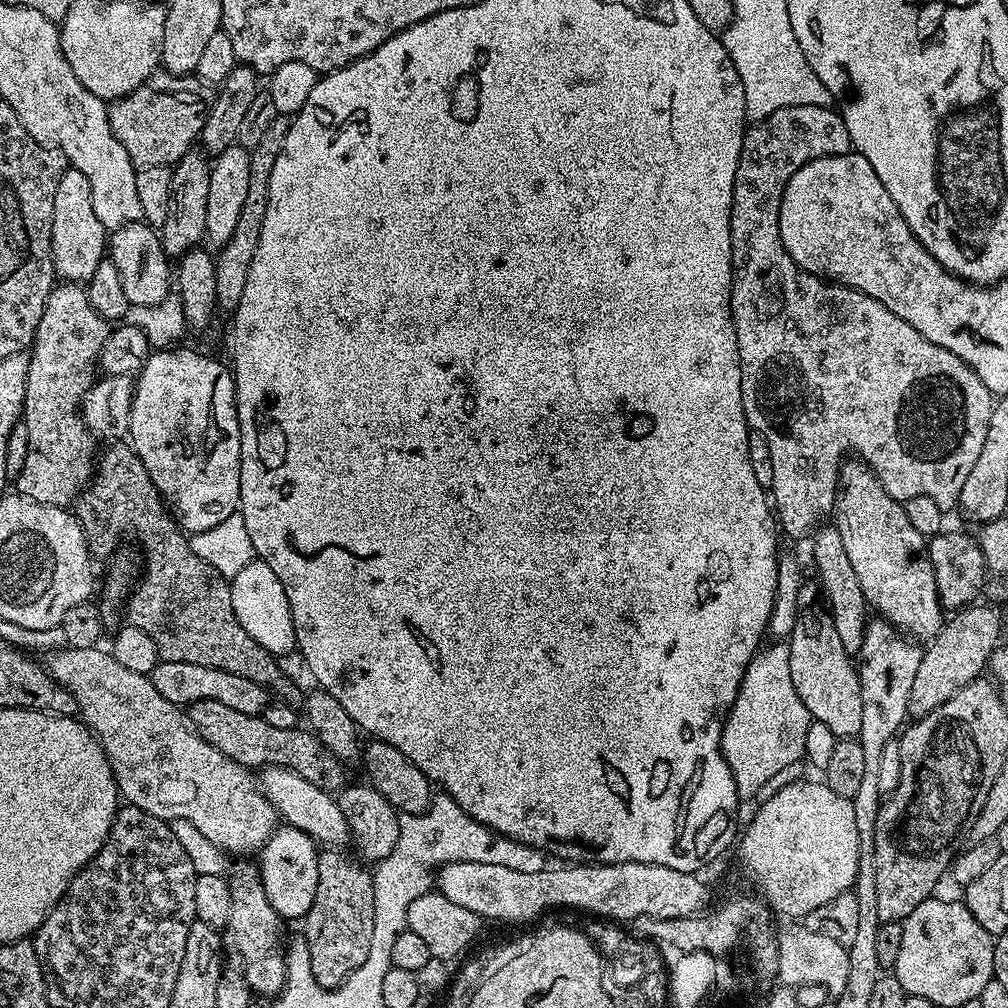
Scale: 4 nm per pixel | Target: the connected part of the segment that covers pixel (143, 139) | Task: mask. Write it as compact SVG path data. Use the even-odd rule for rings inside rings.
M157 70L142 82L142 86L109 107L110 130L114 130L114 138L126 146L126 154L130 154L137 168L171 166L193 151L209 107L210 88L199 76L175 76L168 71Z

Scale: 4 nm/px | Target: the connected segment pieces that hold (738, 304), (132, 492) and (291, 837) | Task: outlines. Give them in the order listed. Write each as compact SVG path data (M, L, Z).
M786 106L782 110L774 110L764 120L755 121L745 131L742 142L742 154L736 167L736 177L732 187L732 213L730 214L730 238L732 239L732 325L736 331L736 345L740 355L742 370L742 406L748 419L748 427L766 440L770 450L771 465L774 468L773 484L770 489L770 500L774 505L774 516L779 527L788 536L800 540L804 535L815 533L825 523L824 520L833 515L838 495L838 477L840 465L845 463L847 452L857 452L859 459L868 465L882 482L886 494L890 494L901 502L910 498L925 496L934 498L938 506L945 510L955 509L960 502L962 486L970 475L974 462L978 462L978 454L982 454L982 445L986 442L986 430L990 430L990 414L994 397L990 390L978 378L978 374L962 358L958 358L950 350L930 342L910 322L902 322L898 314L886 310L882 302L870 298L853 288L845 288L843 284L829 282L827 279L803 272L790 258L790 254L782 246L780 237L780 199L784 193L786 182L797 172L807 160L817 160L823 156L837 156L853 151L852 139L846 130L846 122L841 118L835 107L829 106Z
M112 442L107 446L109 448L105 452L103 449L94 469L92 483L74 501L74 515L84 527L88 547L96 558L111 557L121 543L120 535L130 531L131 528L136 531L136 540L140 543L139 551L142 553L142 579L133 587L132 595L126 601L127 623L138 626L138 630L146 630L146 634L154 638L154 646L158 646L161 660L190 662L194 666L210 666L226 670L230 674L239 674L241 678L250 678L250 682L258 682L275 695L277 692L280 695L277 697L283 703L303 705L305 693L300 692L299 686L280 669L281 661L266 650L262 650L262 646L258 646L258 642L254 642L254 638L250 638L250 634L242 630L238 614L234 614L229 577L218 574L214 566L202 562L202 558L194 554L191 539L180 527L164 497L154 486L142 458L138 458L131 443Z
M291 826L277 827L272 836L264 843L264 847L258 853L258 867L260 870L260 880L266 890L266 898L270 898L270 906L285 921L299 921L314 906L314 894L318 890L318 858L321 849L310 834Z

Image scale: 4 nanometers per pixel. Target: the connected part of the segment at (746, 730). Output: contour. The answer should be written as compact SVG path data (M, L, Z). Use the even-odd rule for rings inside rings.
M782 640L774 643L761 647L748 664L720 739L720 751L744 800L805 755L806 734L812 721L790 676L789 646Z

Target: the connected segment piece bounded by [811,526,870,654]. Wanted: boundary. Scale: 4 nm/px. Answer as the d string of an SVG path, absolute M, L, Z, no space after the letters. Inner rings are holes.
M824 526L811 537L811 540L812 560L816 563L815 579L818 581L823 603L834 618L834 630L838 630L842 646L846 646L850 654L858 654L862 650L863 636L870 621L870 609L868 599L862 594L862 585L854 574L854 565L850 563L850 557L842 547L842 534L838 534L835 526Z

